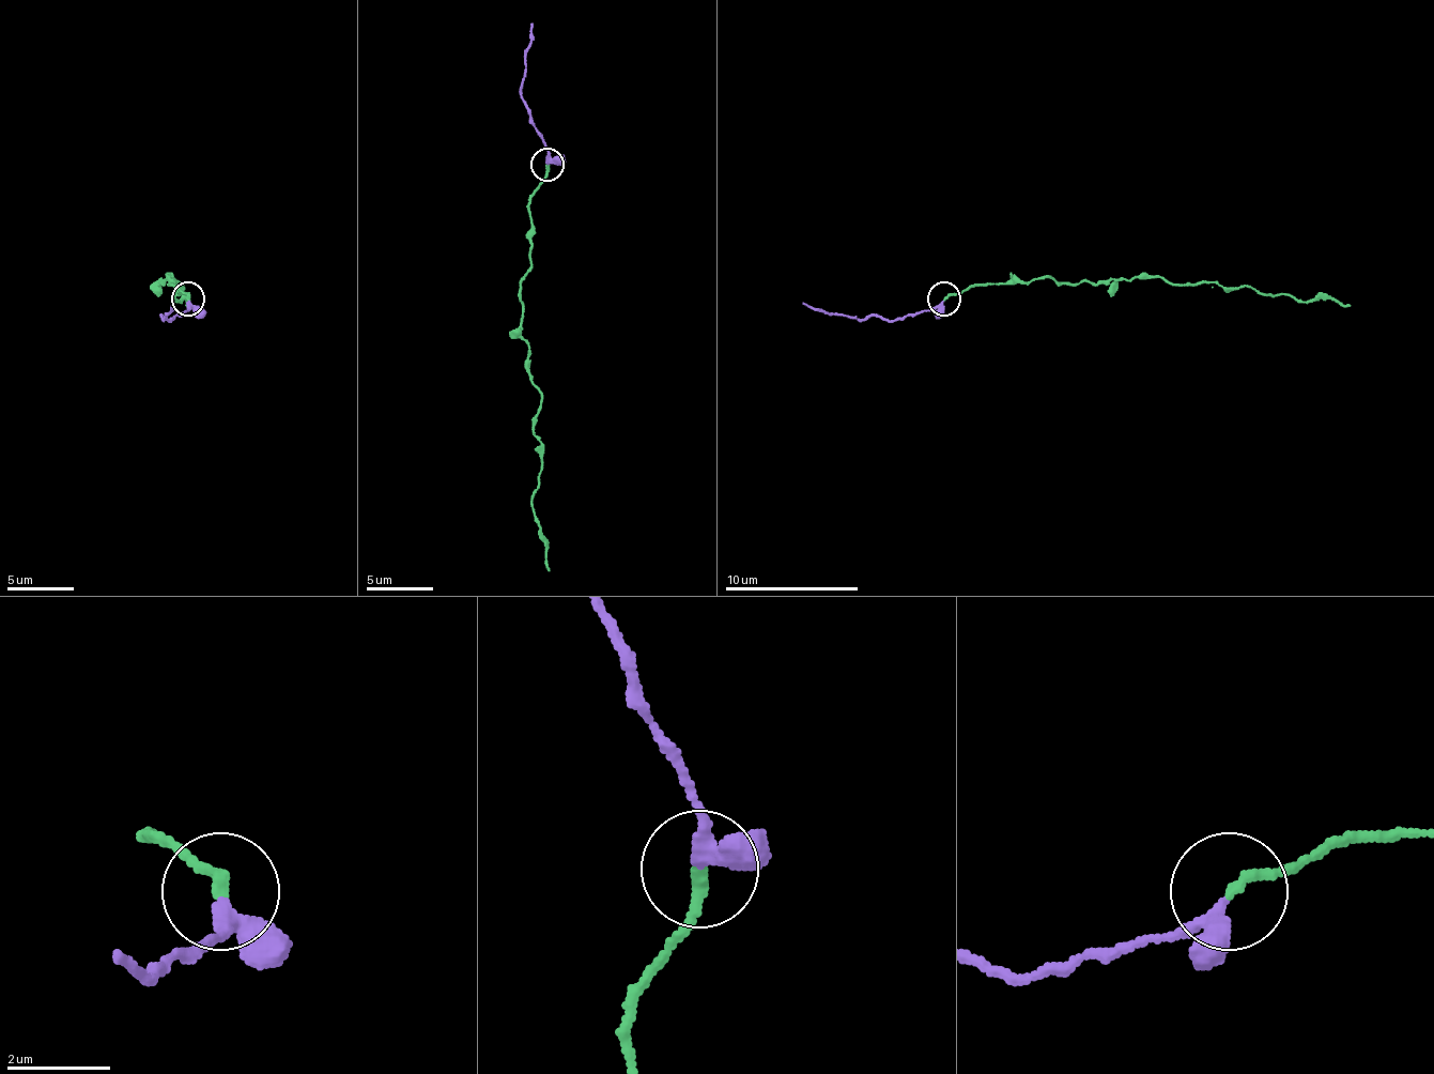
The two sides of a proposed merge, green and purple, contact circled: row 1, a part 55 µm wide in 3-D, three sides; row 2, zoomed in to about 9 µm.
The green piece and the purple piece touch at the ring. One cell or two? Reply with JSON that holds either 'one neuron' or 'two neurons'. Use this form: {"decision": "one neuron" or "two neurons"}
{"decision": "one neuron"}

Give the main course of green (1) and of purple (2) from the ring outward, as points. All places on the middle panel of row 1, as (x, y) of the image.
1: (546, 164), (546, 181), (529, 200), (520, 337), (540, 394), (534, 436), (543, 470), (534, 514), (550, 570)
2: (546, 164), (543, 137), (520, 91), (534, 24)

